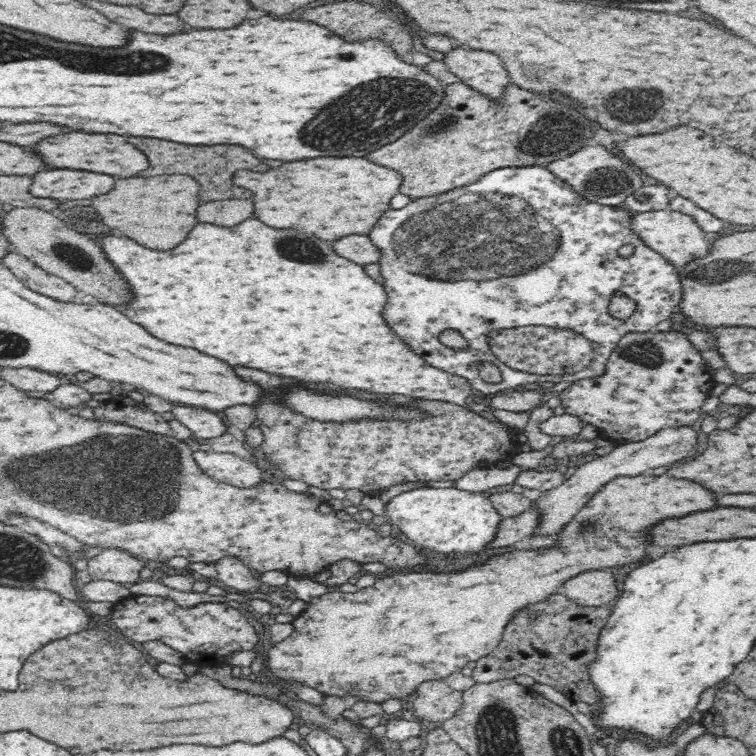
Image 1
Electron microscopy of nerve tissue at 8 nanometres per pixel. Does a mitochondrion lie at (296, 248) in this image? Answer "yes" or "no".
yes

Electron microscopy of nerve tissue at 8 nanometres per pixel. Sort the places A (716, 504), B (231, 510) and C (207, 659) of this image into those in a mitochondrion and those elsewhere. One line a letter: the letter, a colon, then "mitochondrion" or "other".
A: other
B: other
C: other

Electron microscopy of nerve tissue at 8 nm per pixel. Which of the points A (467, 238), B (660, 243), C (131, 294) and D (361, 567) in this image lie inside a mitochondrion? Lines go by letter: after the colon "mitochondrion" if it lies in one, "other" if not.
A: mitochondrion
B: other
C: other
D: other

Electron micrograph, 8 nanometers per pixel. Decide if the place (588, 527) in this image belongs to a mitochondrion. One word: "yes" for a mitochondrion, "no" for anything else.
yes

